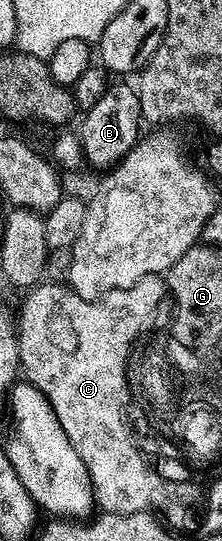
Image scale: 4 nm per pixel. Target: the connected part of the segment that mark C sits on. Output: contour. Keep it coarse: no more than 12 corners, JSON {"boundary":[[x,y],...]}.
{"boundary":[[149,275],[82,299],[43,281],[16,315],[21,374],[97,506],[151,506],[122,363],[166,298]]}

